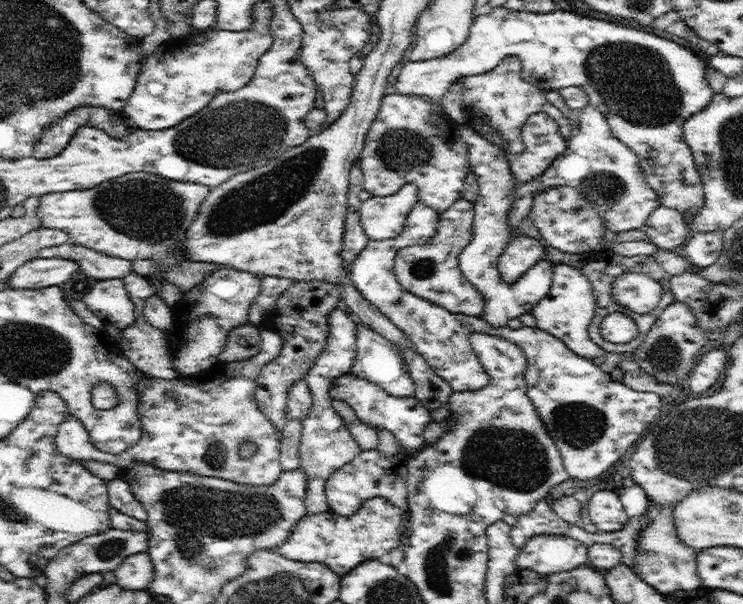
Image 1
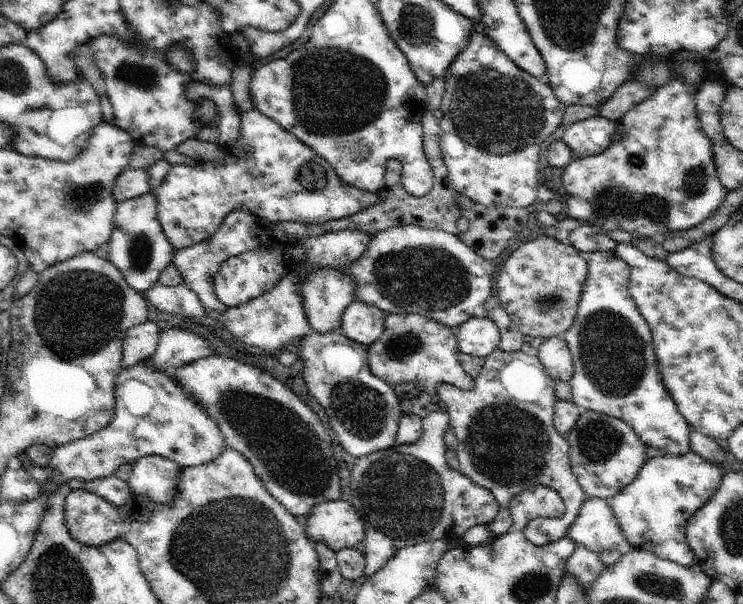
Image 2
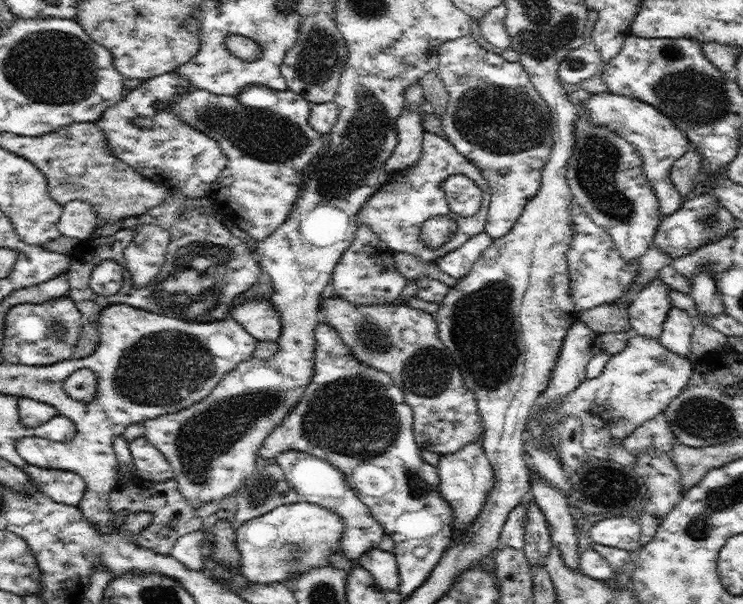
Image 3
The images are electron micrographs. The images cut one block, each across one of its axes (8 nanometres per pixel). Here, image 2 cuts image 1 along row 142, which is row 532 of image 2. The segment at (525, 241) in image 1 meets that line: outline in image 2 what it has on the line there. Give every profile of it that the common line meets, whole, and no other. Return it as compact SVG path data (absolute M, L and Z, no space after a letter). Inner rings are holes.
M589 497L584 501L567 535L576 544L584 545L595 553L616 550L625 555L636 550L625 539L610 500L600 497Z

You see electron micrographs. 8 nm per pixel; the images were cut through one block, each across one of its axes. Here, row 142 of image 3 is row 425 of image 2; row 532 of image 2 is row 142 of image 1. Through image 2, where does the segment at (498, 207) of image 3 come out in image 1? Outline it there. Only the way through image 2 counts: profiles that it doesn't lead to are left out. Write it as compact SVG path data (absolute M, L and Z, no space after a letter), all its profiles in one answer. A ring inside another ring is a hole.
M540 112L528 117L528 121L524 123L522 127L521 137L525 144L525 149L520 154L511 154L507 150L507 142L501 137L501 134L486 123L484 115L480 115L474 119L474 123L471 126L476 132L480 133L486 140L497 144L506 154L509 160L509 165L513 174L513 178L516 178L516 187L526 184L526 182L532 182L532 179L539 177L548 166L553 163L553 160L560 156L566 148L567 141L560 134L558 124L544 112Z

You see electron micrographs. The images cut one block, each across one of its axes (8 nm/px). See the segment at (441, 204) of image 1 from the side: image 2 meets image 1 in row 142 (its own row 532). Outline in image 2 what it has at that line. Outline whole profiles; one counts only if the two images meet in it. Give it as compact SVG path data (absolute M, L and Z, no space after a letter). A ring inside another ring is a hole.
M449 412L432 413L423 420L422 436L412 444L396 445L376 451L355 460L350 477L349 503L364 521L365 537L360 546L365 556L364 576L371 577L378 572L391 556L410 545L446 541L455 533L462 538L476 525L489 525L498 514L499 504L490 489L480 486L471 478L454 470L447 461L448 448L444 444L444 434L451 428Z

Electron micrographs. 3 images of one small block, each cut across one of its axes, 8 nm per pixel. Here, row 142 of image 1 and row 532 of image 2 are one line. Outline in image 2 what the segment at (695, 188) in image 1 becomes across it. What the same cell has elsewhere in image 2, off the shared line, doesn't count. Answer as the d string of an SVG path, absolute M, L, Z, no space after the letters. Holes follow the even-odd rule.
M692 449L681 455L663 454L662 456L648 459L646 464L639 470L634 482L622 488L610 500L615 518L619 522L619 527L622 527L625 539L634 548L653 552L661 559L668 559L688 566L698 563L698 557L690 548L686 538L687 524L690 516L714 496L727 470L722 465L707 461Z

